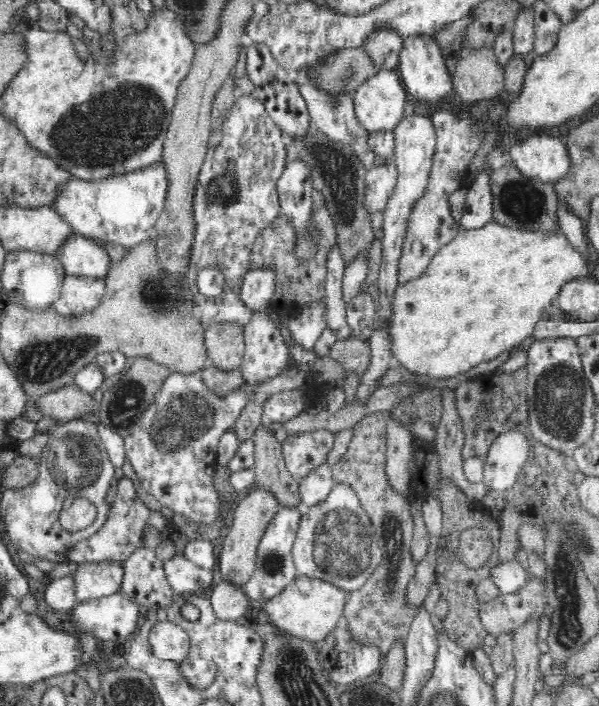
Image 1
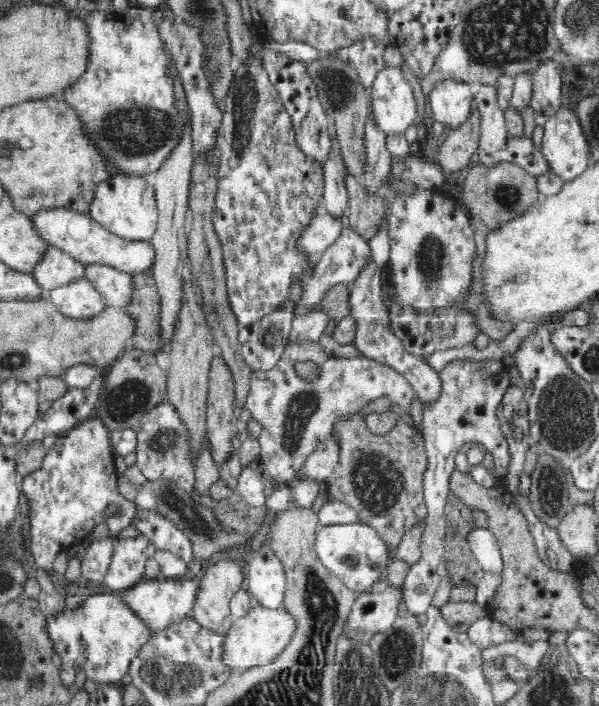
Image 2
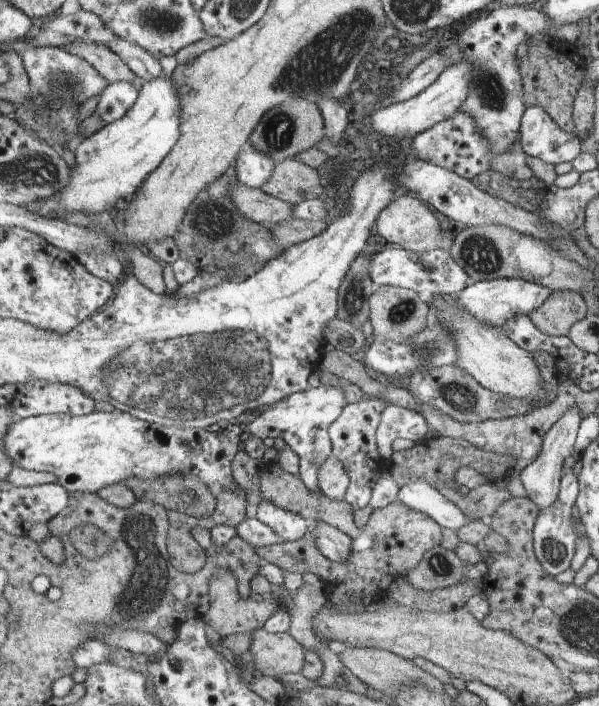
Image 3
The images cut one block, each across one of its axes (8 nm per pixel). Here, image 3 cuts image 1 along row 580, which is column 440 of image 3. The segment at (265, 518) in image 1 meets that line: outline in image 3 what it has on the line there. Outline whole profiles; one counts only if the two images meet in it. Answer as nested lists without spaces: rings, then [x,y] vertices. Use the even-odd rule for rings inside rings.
[[[405,192],[403,196],[387,206],[376,221],[377,231],[380,237],[393,244],[401,245],[406,250],[417,253],[431,250],[451,250],[455,244],[454,232],[441,229],[441,224],[431,212],[431,208],[412,192]]]

